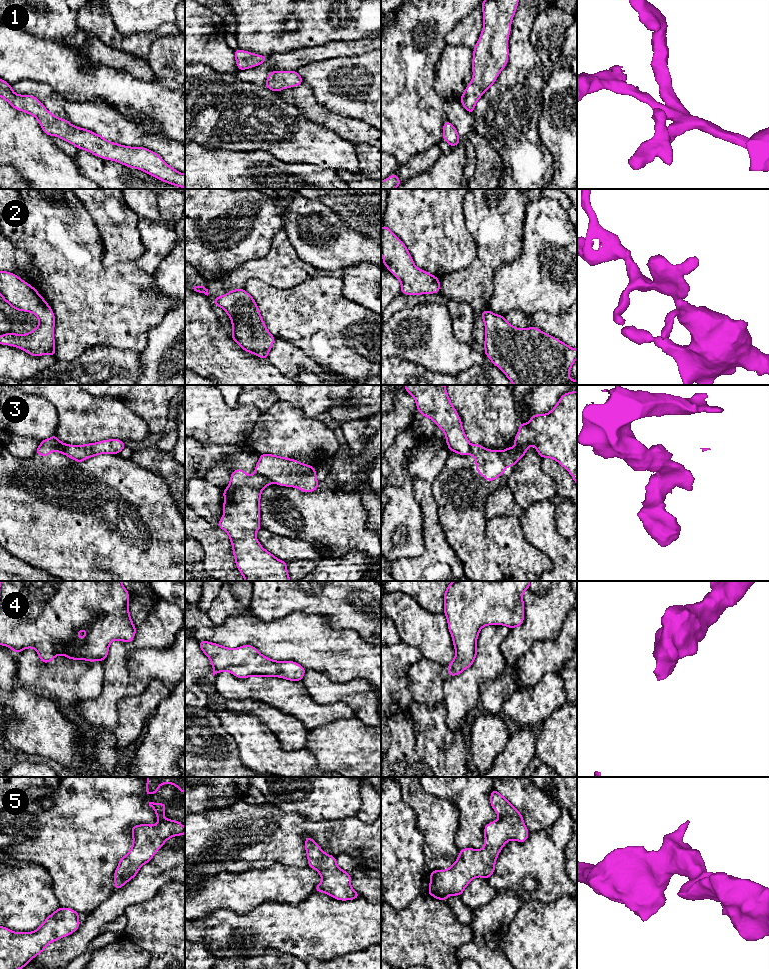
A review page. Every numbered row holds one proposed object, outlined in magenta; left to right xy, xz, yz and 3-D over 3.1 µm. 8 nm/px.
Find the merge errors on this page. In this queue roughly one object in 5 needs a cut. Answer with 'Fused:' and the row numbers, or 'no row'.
Fused: 3, 4

